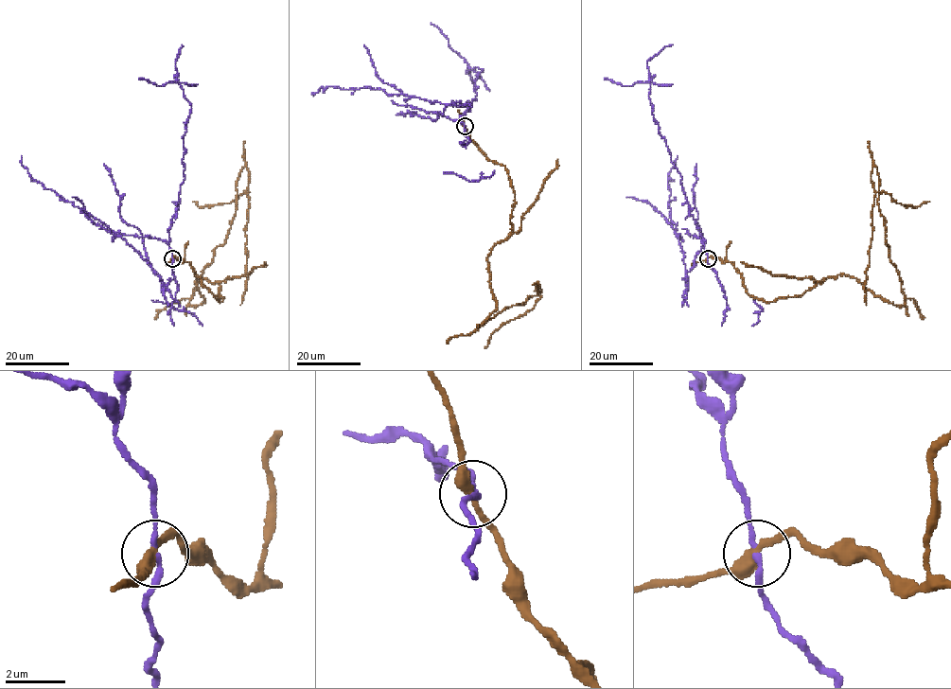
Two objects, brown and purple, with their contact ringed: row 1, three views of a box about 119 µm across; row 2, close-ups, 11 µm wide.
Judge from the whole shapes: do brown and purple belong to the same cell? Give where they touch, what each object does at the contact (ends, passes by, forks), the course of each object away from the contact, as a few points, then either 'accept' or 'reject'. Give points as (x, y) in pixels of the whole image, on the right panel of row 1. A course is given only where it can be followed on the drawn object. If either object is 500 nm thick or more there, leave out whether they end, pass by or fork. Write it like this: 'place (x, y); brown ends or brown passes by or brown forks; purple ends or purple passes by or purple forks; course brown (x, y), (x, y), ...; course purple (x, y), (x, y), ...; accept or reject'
place (708, 258); brown passes by; purple passes by; course brown (708, 258), (730, 261), (762, 300), (801, 295), (844, 274), (904, 305), (876, 167), (866, 305); course purple (708, 258), (700, 239), (688, 233), (678, 236), (678, 241), (689, 271), (701, 249), (693, 190), (695, 163); reject

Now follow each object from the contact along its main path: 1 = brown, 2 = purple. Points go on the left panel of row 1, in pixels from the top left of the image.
1: (172, 258), (220, 302), (220, 285), (197, 274), (204, 302), (190, 299), (224, 243), (245, 167), (240, 305)
2: (172, 258), (166, 240), (115, 234), (153, 271), (141, 233), (121, 218), (119, 195), (103, 163)

